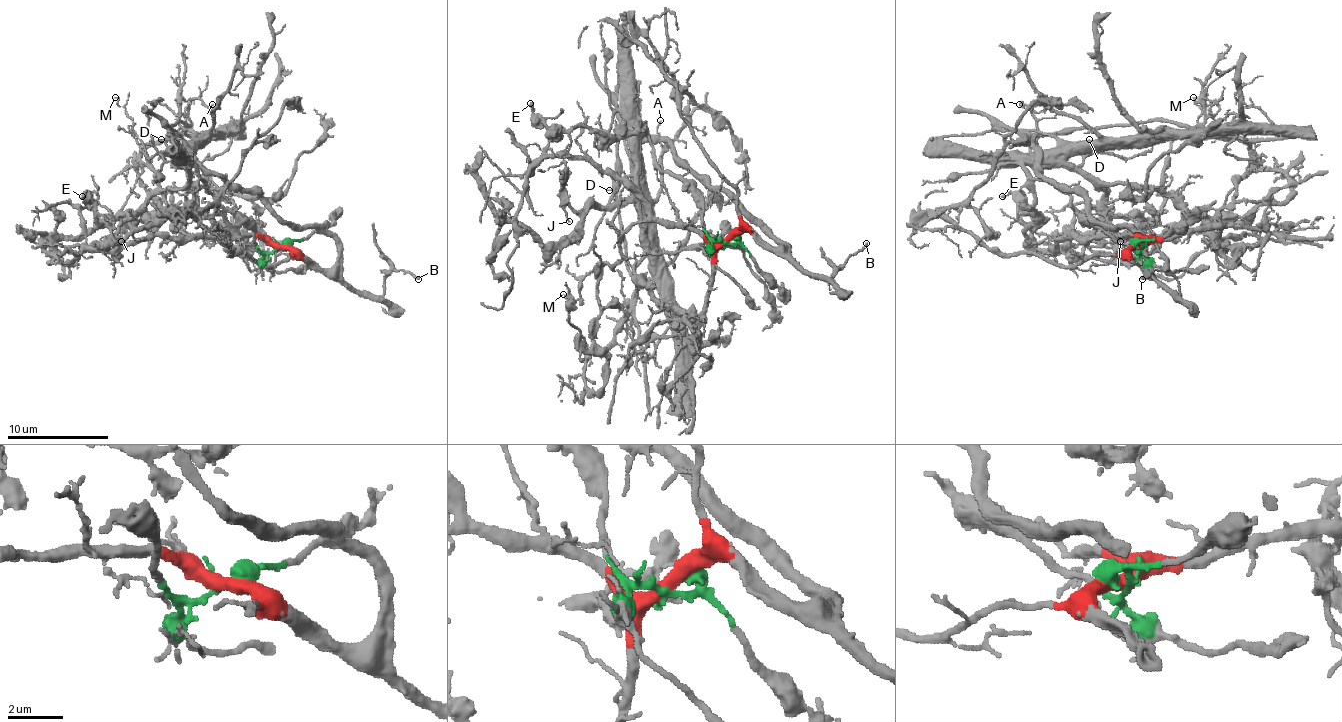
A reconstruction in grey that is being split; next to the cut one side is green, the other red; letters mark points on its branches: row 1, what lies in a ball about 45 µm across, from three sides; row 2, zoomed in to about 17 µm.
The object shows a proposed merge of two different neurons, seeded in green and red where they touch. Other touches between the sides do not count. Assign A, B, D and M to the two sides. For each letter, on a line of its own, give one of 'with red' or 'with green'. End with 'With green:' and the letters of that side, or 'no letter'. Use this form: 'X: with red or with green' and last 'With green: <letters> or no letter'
A: with green
B: with red
D: with green
M: with red
With green: A, D

